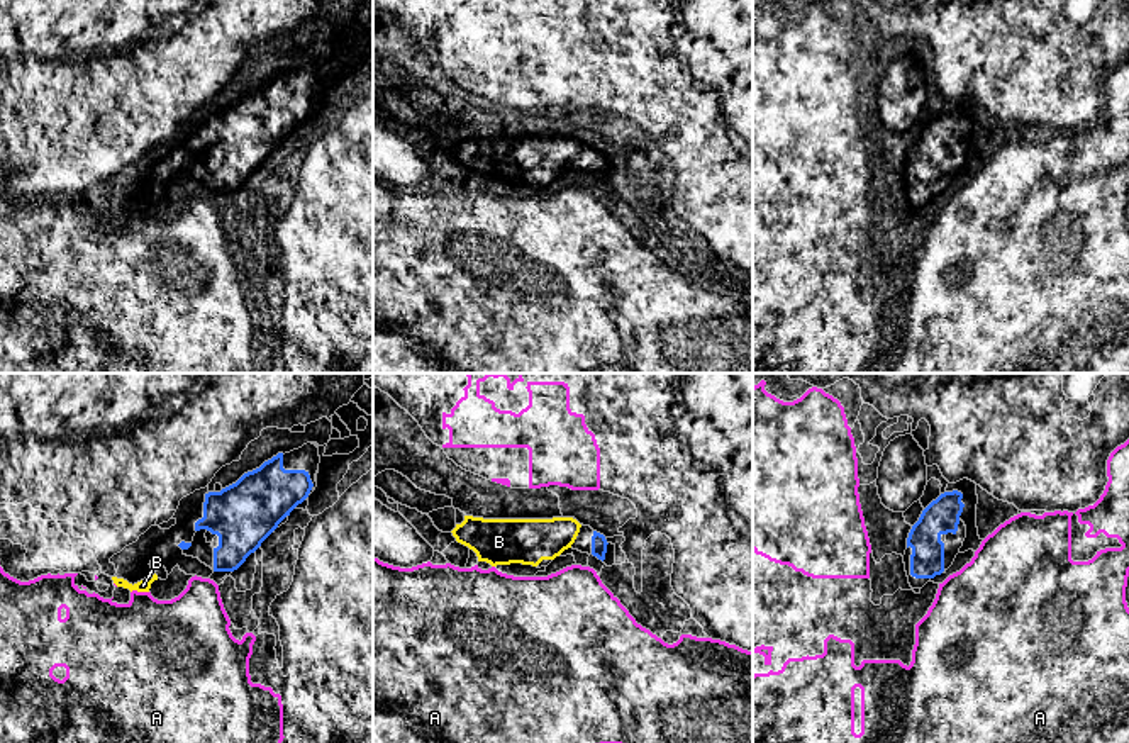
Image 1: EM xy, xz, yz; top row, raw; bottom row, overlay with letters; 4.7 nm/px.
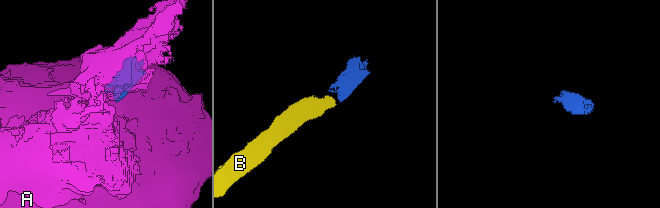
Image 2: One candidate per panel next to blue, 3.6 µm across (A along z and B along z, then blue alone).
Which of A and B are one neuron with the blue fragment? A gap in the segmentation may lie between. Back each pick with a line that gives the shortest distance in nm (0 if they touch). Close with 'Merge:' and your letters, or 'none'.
B: 70 nm apart
Merge: B

